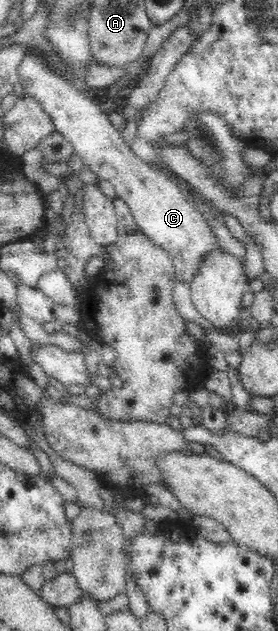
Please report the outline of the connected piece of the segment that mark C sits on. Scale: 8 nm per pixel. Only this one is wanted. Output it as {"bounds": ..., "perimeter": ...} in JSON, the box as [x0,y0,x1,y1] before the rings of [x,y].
{"bounds":[17,54,223,283],"perimeter":[[[33,54],[23,58],[17,68],[17,77],[25,92],[35,96],[43,105],[44,111],[52,116],[55,131],[65,135],[87,170],[113,184],[116,197],[121,198],[131,209],[143,233],[169,255],[176,282],[190,283],[211,252],[223,252],[209,223],[188,202],[176,183],[141,161],[131,147],[121,140],[121,134],[110,123],[110,118],[101,114],[99,106],[87,98],[83,90],[55,72],[50,72],[45,62]]]}

